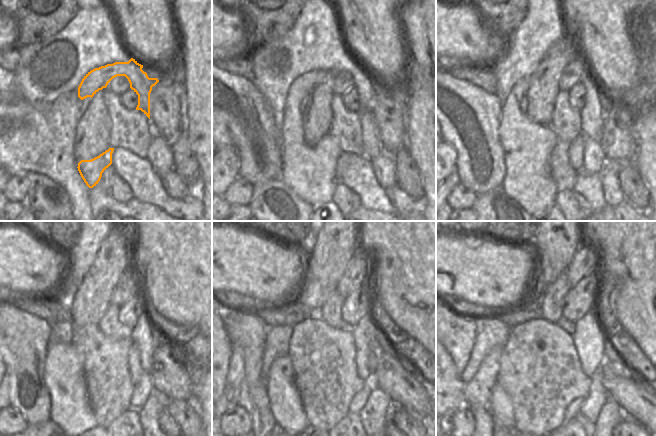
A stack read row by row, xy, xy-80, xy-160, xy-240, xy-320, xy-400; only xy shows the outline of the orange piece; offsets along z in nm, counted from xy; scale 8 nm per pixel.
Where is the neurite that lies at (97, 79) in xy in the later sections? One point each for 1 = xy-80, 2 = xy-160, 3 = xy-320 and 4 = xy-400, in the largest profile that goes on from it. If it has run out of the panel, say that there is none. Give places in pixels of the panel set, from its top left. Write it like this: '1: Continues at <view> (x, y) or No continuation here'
1: Continues at xy-80 (310, 172)
2: Continues at xy-160 (527, 145)
3: Continues at xy-320 (285, 405)
4: Continues at xy-400 (501, 408).

